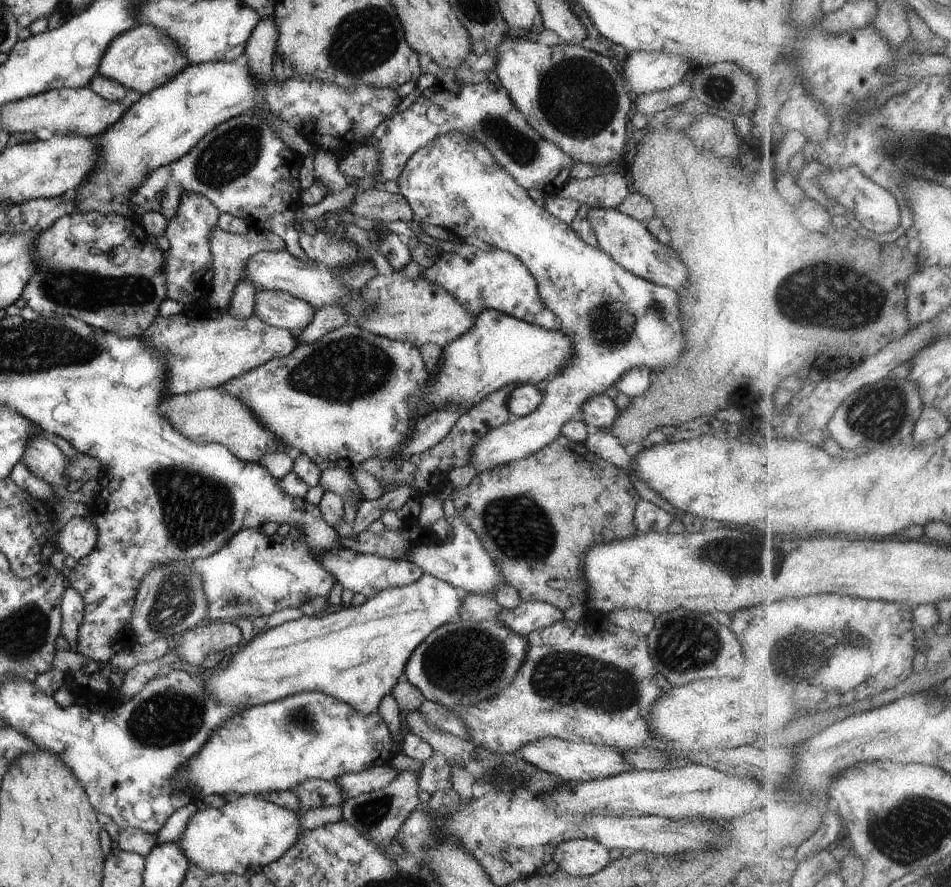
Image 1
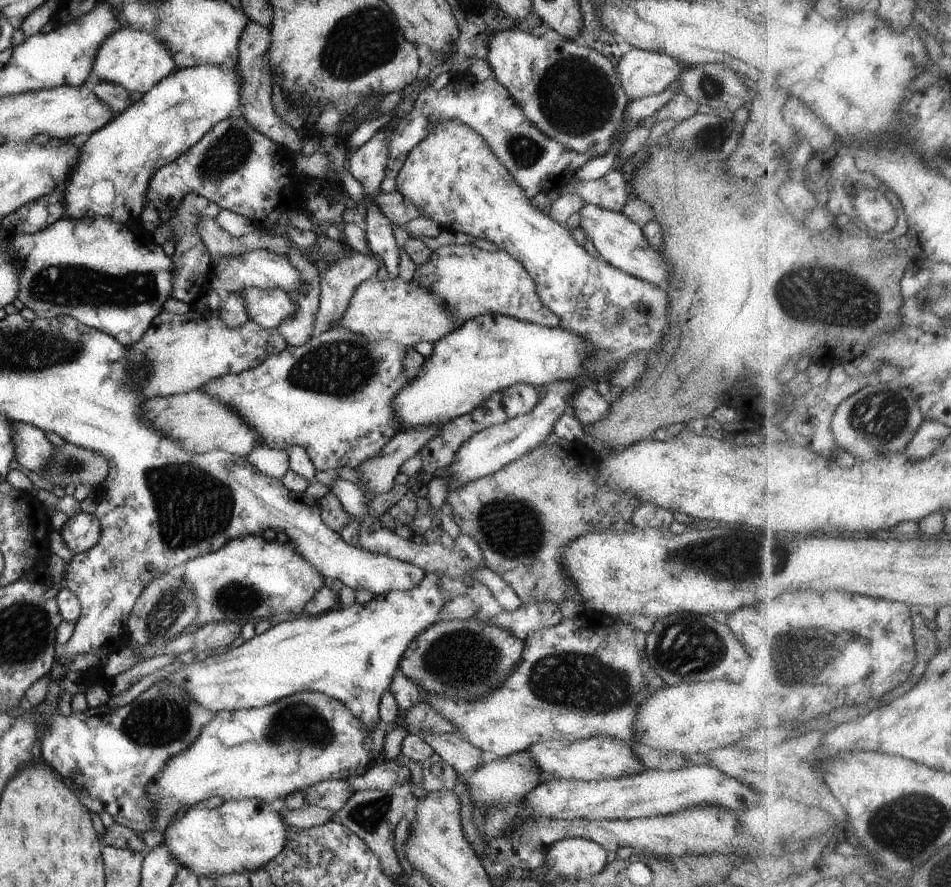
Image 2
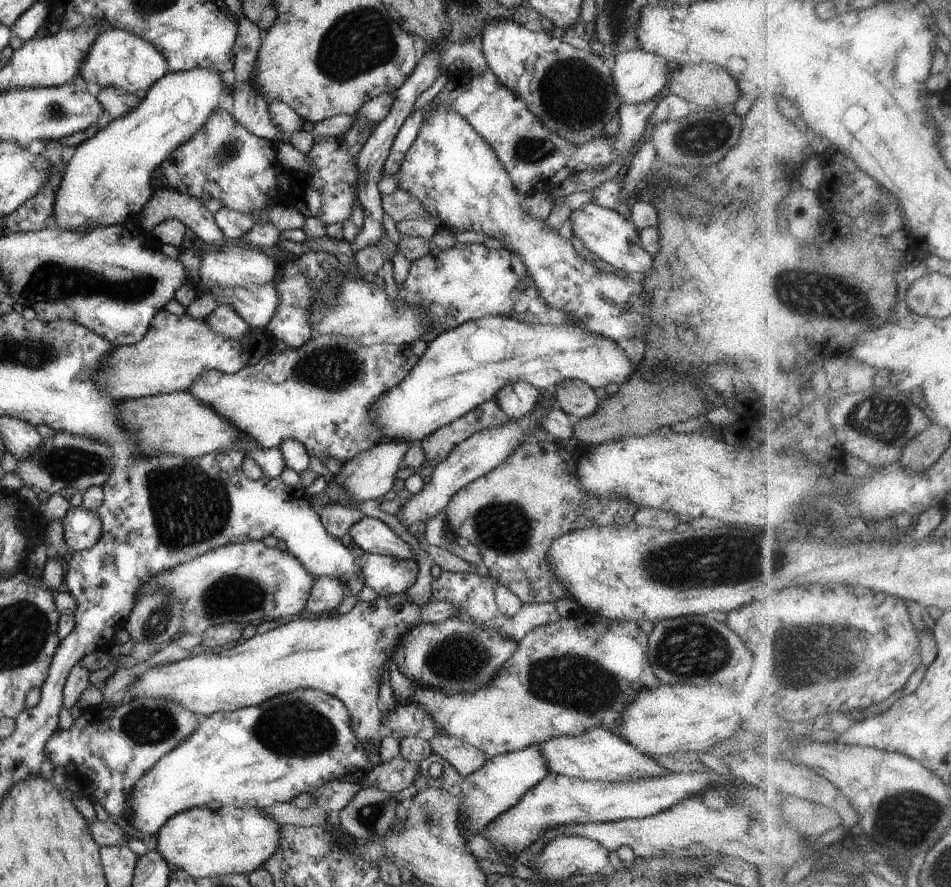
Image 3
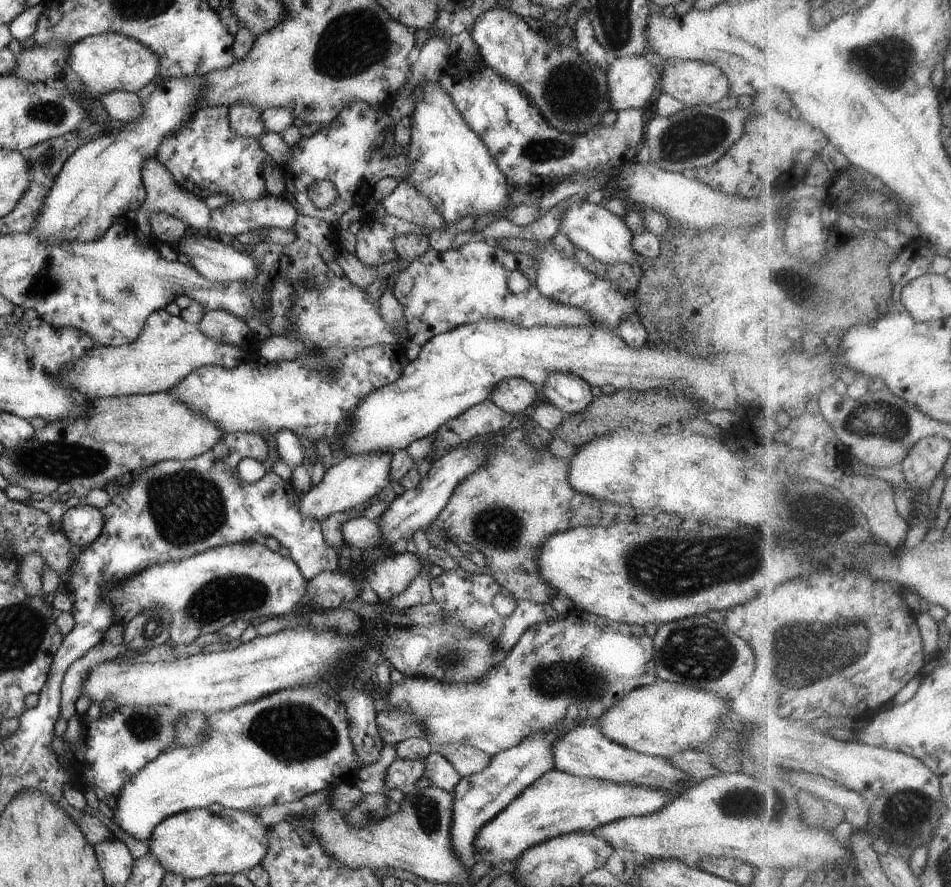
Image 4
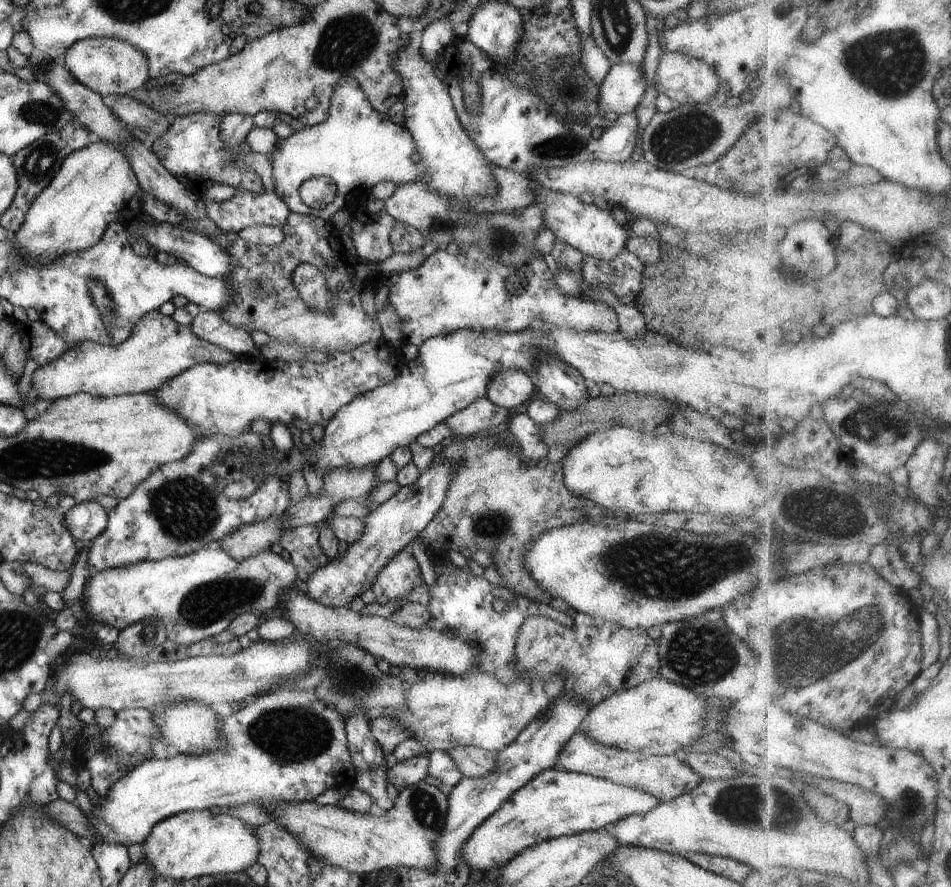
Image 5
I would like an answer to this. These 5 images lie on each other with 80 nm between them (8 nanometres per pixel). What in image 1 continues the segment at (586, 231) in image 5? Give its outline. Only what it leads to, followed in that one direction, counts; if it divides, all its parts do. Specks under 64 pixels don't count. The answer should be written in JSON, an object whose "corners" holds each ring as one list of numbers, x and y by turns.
{"corners":[[592,207,585,217,593,228,598,241,598,248,602,249,614,262,617,262,628,272,650,281,651,283,677,291,688,282,687,266,668,245,658,242,657,238,638,222,618,209]]}

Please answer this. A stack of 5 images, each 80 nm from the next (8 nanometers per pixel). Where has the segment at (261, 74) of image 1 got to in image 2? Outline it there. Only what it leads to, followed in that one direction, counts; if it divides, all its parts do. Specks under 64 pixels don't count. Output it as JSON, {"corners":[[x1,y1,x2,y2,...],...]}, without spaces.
{"corners":[[248,21,244,27,243,33,238,41,238,62,237,68,239,74,239,82,241,87,240,104,236,114,244,118,246,122,252,126,254,130,264,136,277,142,280,146,286,147,294,153,302,153,301,143,303,134,297,134,288,124,276,115,271,101,273,76,269,67,267,50,270,46,271,32,269,28,263,27,261,24]]}

